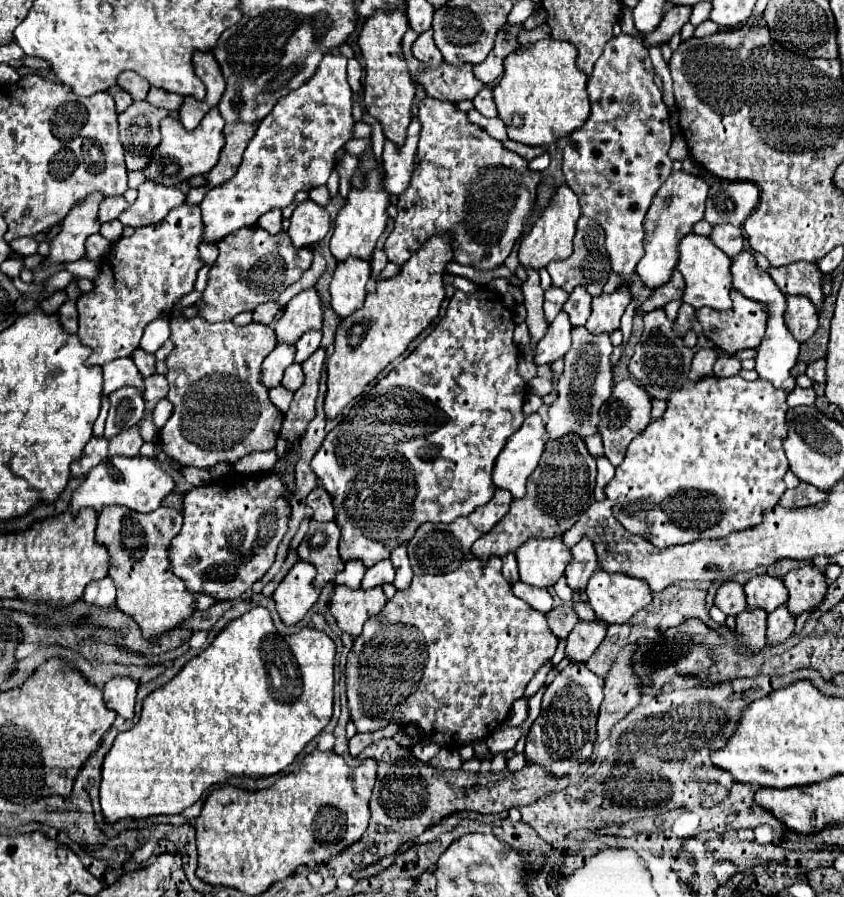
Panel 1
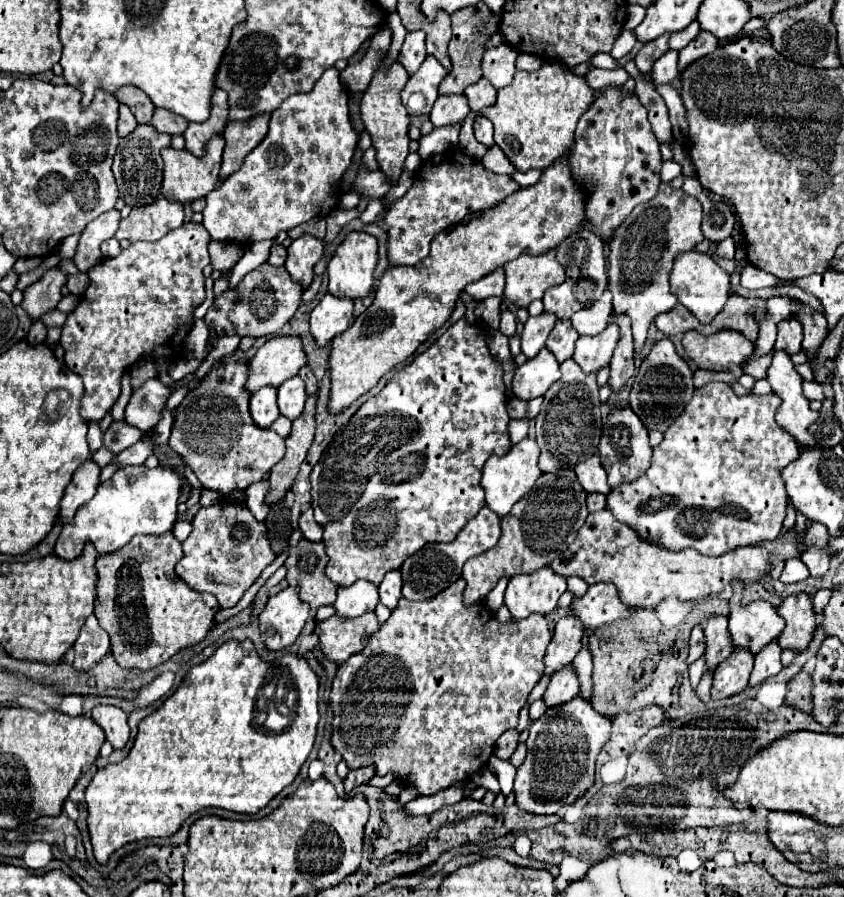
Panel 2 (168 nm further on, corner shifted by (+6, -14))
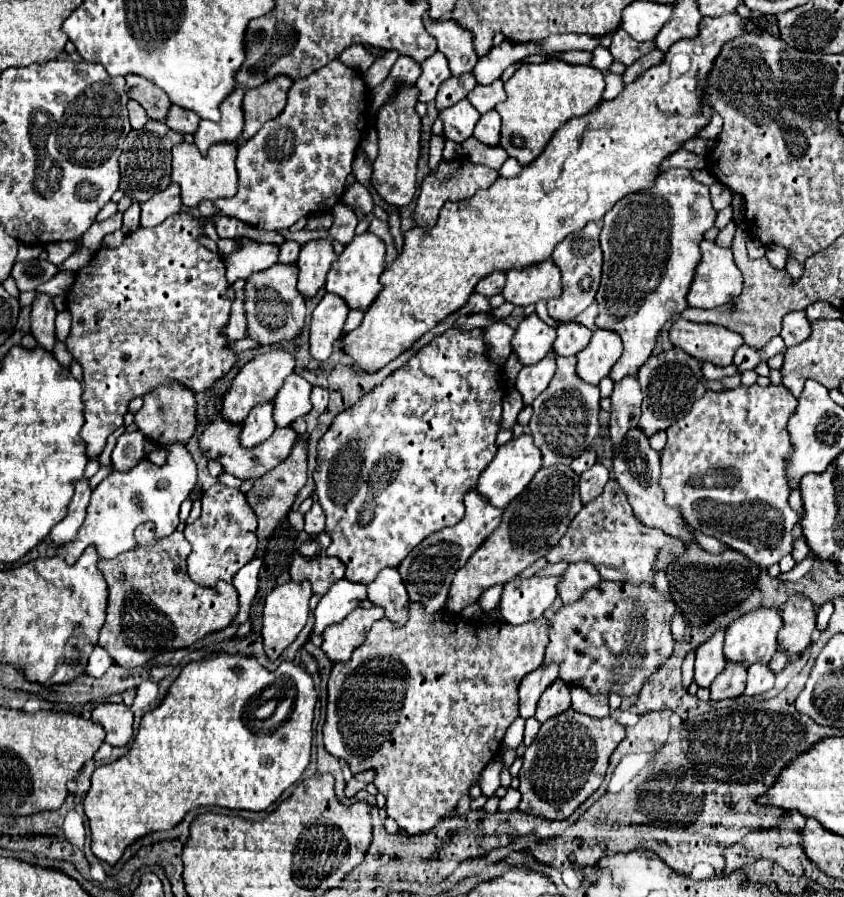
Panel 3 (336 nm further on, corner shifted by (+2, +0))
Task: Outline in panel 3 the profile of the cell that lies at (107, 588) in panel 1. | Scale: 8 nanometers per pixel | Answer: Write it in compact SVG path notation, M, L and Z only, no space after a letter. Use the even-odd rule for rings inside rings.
M96 645L94 651L92 651L92 655L90 655L90 661L88 661L86 673L92 675L92 677L102 677L102 675L108 671L110 665L112 665L112 659L108 657L106 649L102 649L100 645Z

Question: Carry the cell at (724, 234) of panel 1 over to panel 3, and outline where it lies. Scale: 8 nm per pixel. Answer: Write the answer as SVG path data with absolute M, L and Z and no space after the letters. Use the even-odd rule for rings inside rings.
M730 221L730 223L718 233L716 243L718 243L720 247L730 247L730 245L732 245L732 239L734 239L734 233L736 233L736 225Z

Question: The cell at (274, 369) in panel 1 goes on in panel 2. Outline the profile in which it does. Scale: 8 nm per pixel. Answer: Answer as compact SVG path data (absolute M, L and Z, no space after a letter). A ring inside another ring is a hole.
M262 387L260 391L254 391L254 395L250 397L250 413L258 427L270 427L280 415L276 407L276 389Z

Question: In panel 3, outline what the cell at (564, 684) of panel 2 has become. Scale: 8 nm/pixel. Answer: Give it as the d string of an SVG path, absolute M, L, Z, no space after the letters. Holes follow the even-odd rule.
M556 681L540 697L534 717L538 719L538 723L544 723L548 721L548 717L556 717L568 709L570 709L570 687L562 681Z

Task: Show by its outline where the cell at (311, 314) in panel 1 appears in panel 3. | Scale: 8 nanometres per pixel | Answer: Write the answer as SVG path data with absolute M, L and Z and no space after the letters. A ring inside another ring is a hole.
M274 349L274 351L266 353L266 355L260 355L260 357L252 359L250 363L246 363L240 369L240 373L236 375L230 391L226 393L224 403L222 403L222 417L226 421L230 421L232 425L242 425L244 417L248 417L250 409L254 409L260 403L274 401L276 393L284 385L284 379L288 375L292 375L292 371L294 371L294 357L290 353L286 353L286 351L282 351L282 349Z

